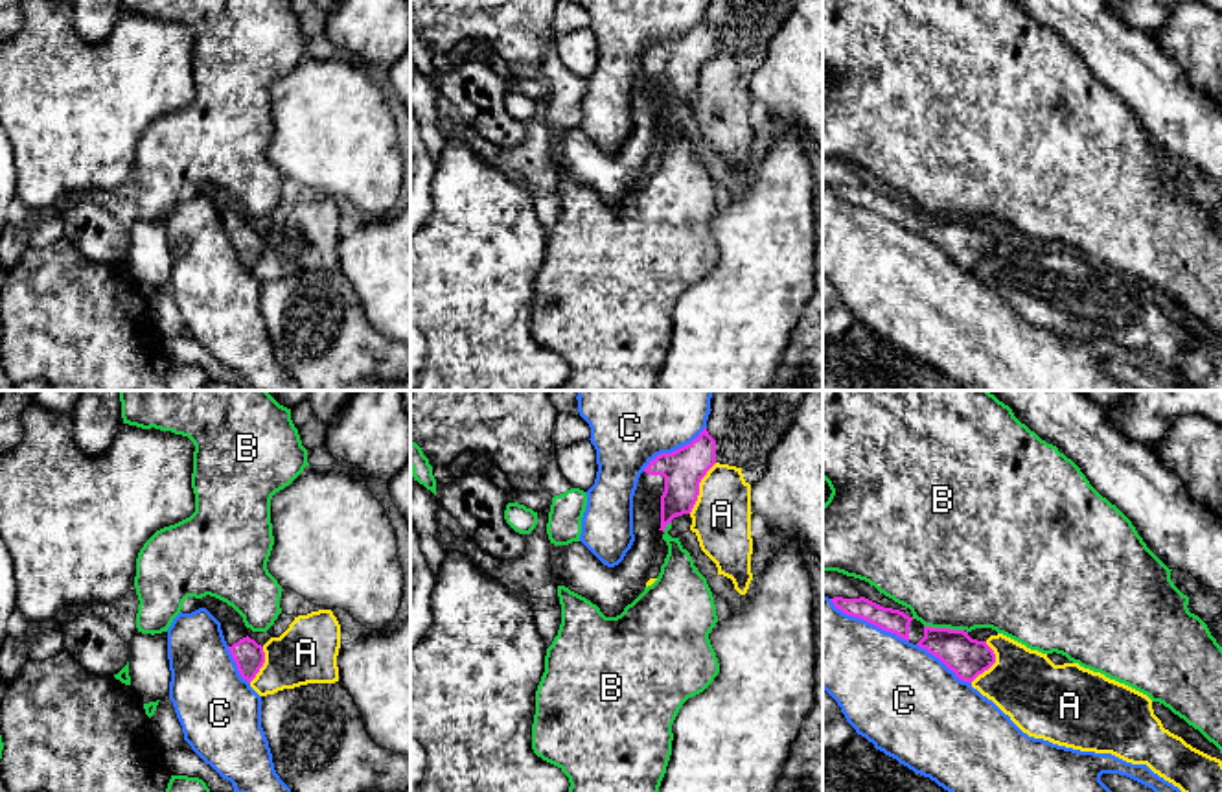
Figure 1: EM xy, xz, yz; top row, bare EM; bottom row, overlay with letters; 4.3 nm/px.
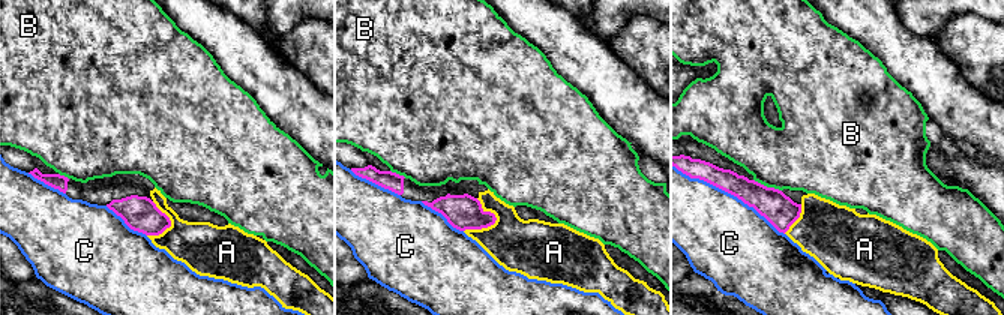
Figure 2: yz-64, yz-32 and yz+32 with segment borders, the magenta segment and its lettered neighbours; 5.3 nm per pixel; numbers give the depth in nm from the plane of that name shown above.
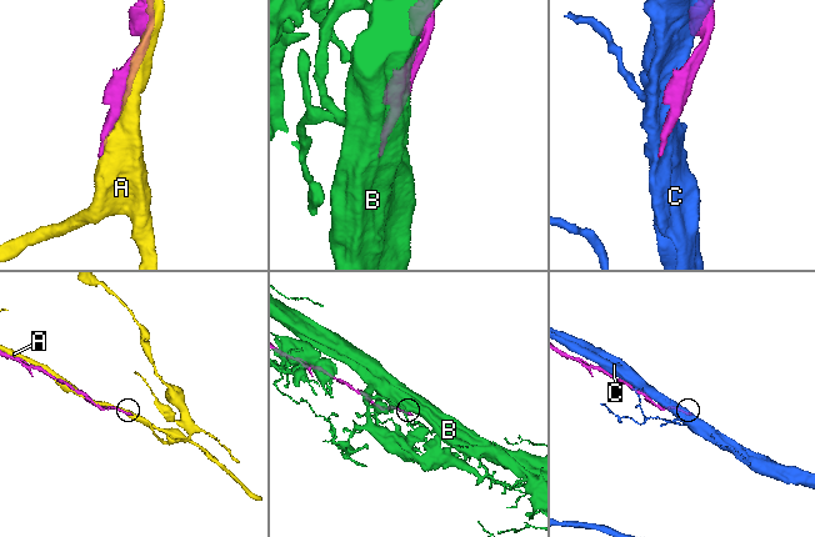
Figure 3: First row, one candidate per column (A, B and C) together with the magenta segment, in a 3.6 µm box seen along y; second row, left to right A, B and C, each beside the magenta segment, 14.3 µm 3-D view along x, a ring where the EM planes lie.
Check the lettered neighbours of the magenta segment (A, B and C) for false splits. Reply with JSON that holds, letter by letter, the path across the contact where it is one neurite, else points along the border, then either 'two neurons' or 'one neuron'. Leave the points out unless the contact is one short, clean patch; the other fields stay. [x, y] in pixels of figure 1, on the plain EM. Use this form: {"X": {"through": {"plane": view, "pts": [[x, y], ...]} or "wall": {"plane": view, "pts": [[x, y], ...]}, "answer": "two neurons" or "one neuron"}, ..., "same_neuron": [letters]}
{"A": {"answer": "two neurons"}, "B": {"answer": "two neurons"}, "C": {"answer": "two neurons"}, "same_neuron": []}

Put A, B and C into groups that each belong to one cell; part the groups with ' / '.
A / B / C

